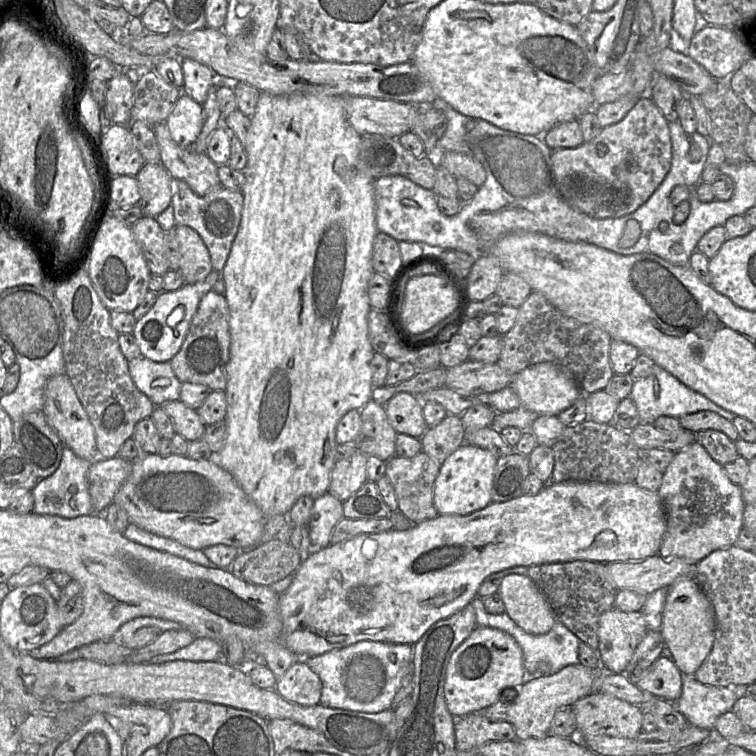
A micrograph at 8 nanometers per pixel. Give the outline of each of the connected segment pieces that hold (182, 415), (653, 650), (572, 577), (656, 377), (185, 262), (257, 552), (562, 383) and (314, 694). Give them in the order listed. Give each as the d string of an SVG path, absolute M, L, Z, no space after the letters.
M180 400L166 401L160 406L172 419L176 433L187 441L200 440L206 425L195 409L185 405Z
M648 630L623 674L632 684L636 684L641 677L652 669L653 664L661 656L664 647L665 642L661 633Z
M586 560L571 562L557 562L531 566L528 576L545 594L557 618L581 641L597 651L598 648L598 626L603 613L614 608L616 588L606 578L606 564Z
M657 364L654 365L653 371L649 376L635 380L628 397L633 400L637 407L639 424L653 424L660 416L681 418L685 415L705 410L715 412L729 421L733 421L737 416L721 408L703 394L687 387L675 376Z
M176 225L173 233L179 244L179 271L185 283L195 284L205 280L213 268L209 251L200 235L185 225Z
M272 539L239 551L229 571L245 582L270 586L295 573L302 561L291 543Z
M553 362L530 365L517 373L511 382L521 406L537 415L559 415L583 396L578 384L571 375Z
M298 659L276 681L274 689L285 700L302 706L314 706L320 704L322 682L303 659Z

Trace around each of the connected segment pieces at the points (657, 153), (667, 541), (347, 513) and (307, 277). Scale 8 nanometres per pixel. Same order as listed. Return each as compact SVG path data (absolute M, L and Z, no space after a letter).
M649 95L635 104L618 123L602 128L600 134L575 148L552 149L554 181L561 198L571 207L593 218L620 218L635 212L656 191L671 168L672 143L669 122Z
M693 442L675 452L670 465L663 473L662 485L657 491L666 511L666 531L657 555L677 557L691 564L698 564L712 552L735 545L743 527L745 502L741 487L733 484L721 464L709 455L698 442Z
M367 480L343 502L343 517L350 519L381 519L392 514L375 482Z
M261 92L255 111L250 117L251 124L244 147L247 160L243 169L245 183L241 191L244 199L241 221L221 272L225 283L224 297L228 305L230 349L225 389L226 438L223 448L215 454L215 458L267 517L288 515L301 496L316 499L328 492L330 474L336 462L337 423L348 411L363 408L371 399L374 388L371 371L374 349L368 336L368 314L371 310L368 283L375 273L372 255L378 233L374 179L363 174L363 164L359 159L362 136L349 122L345 97L348 96L300 93L274 95Z

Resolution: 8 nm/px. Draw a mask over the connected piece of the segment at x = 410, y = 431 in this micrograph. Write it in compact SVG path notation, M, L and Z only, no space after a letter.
M408 392L396 393L385 405L388 420L397 433L421 438L427 430L421 399Z

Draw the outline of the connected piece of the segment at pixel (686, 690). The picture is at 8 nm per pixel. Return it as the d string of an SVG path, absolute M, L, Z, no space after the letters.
M681 673L682 694L674 703L687 722L715 731L717 718L732 710L739 698L733 687L703 685L693 676Z

